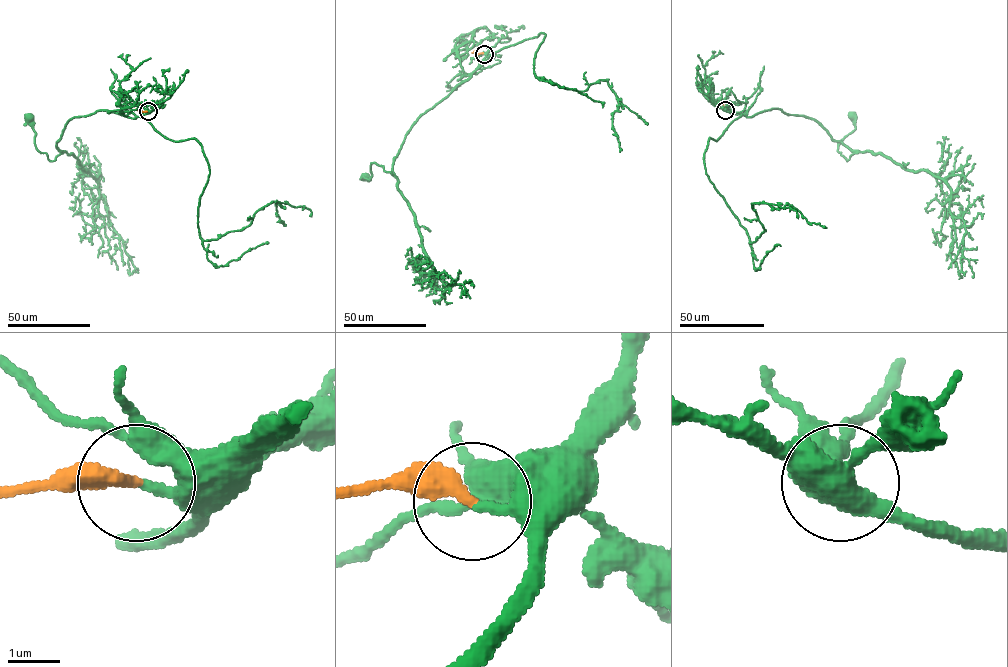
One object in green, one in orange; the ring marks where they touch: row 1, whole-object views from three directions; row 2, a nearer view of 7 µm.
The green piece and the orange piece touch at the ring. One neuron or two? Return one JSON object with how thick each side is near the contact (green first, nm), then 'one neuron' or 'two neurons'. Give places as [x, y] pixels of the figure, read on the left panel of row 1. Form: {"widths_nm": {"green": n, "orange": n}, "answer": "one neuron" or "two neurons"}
{"widths_nm": {"green": 260, "orange": 340}, "answer": "one neuron"}

